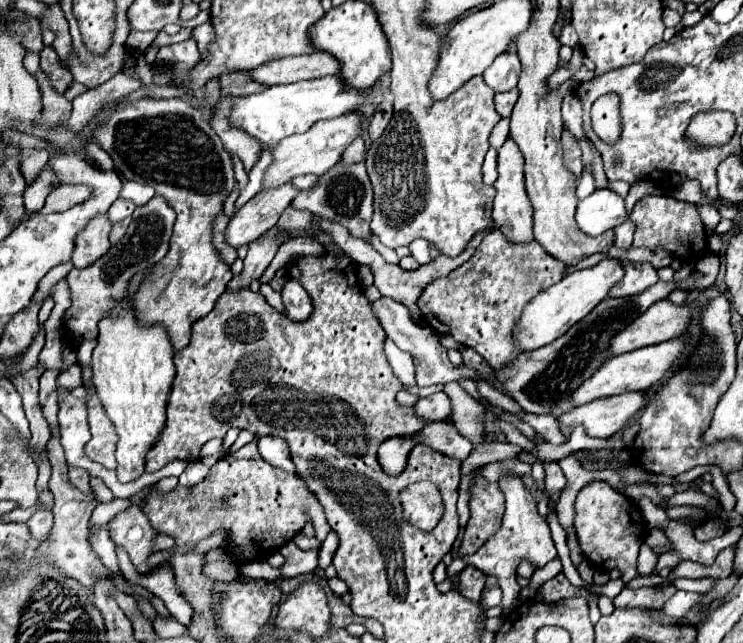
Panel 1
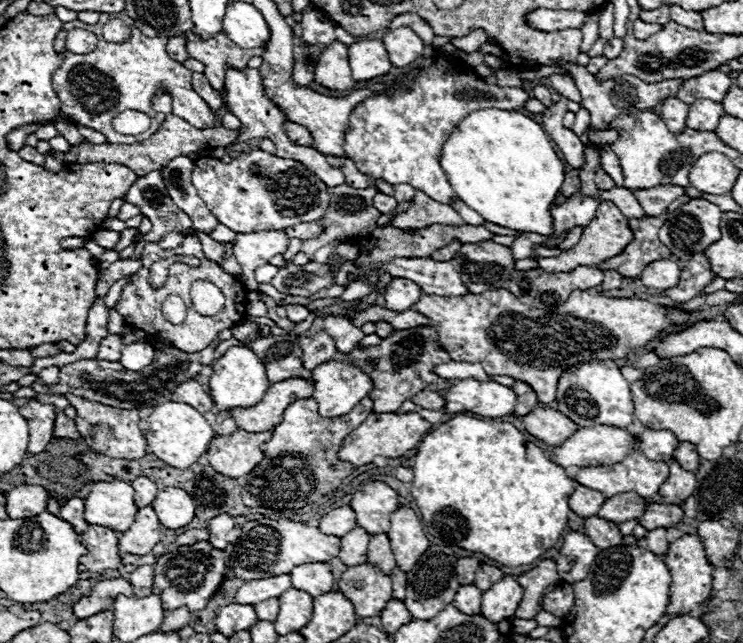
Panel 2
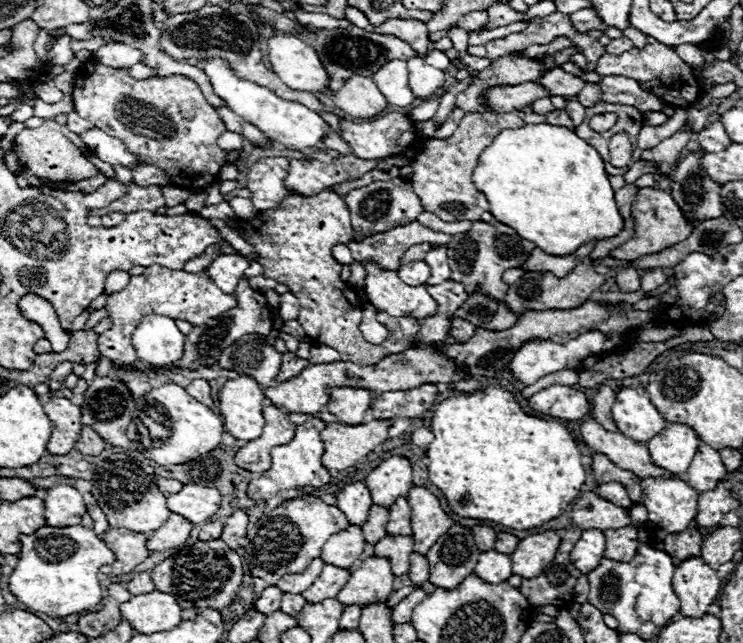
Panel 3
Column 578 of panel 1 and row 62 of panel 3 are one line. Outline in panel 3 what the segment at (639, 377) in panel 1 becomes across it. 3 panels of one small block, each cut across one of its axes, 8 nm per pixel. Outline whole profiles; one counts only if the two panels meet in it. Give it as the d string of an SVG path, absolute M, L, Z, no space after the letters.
M394 58L392 62L386 62L376 74L372 74L372 80L392 106L412 106L414 94L408 86L408 68L404 60Z

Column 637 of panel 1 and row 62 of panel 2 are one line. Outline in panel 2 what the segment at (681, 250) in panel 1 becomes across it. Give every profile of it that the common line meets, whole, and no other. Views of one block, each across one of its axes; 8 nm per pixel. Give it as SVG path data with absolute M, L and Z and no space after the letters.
M186 34L184 38L188 40L190 58L196 58L210 68L210 72L204 72L206 78L210 80L210 84L216 90L222 90L222 92L224 92L224 72L226 72L228 64L236 66L236 68L244 68L252 56L264 54L262 48L246 50L246 48L240 48L232 42L226 42L226 38L222 38L220 34L212 40L206 40L206 42L196 38L194 34Z

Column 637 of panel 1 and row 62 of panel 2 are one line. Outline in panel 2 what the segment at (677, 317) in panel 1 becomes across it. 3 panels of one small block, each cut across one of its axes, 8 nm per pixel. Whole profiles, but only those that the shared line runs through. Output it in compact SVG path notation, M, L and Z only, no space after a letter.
M332 42L322 54L316 64L314 80L328 88L338 92L348 92L356 86L348 62L348 48L342 42Z

